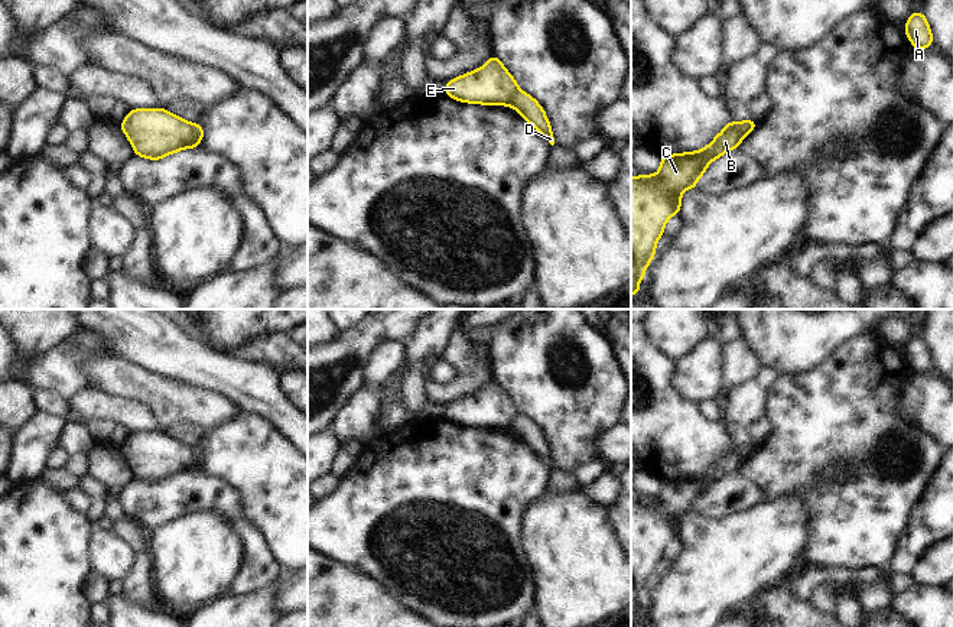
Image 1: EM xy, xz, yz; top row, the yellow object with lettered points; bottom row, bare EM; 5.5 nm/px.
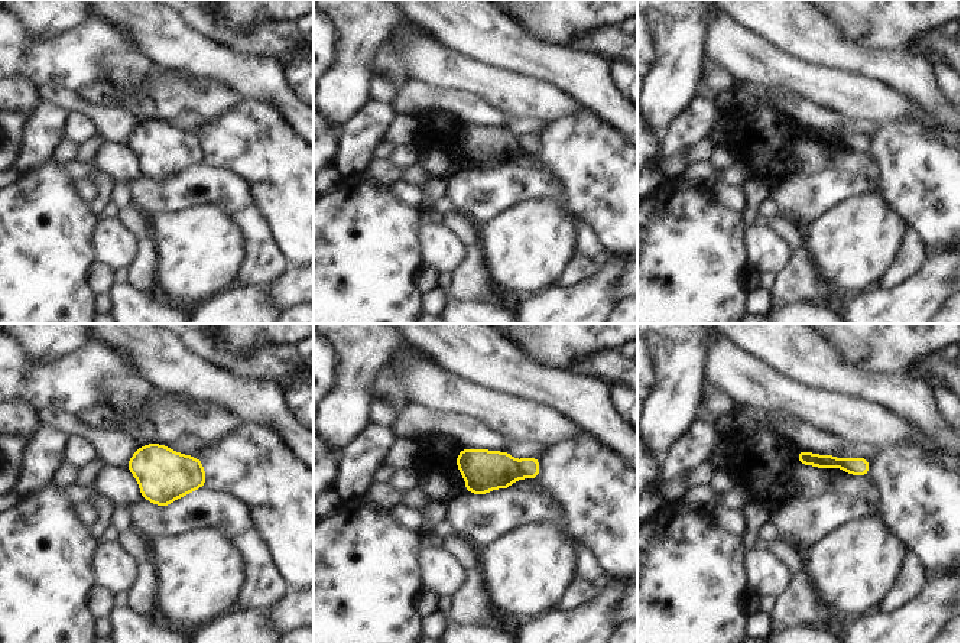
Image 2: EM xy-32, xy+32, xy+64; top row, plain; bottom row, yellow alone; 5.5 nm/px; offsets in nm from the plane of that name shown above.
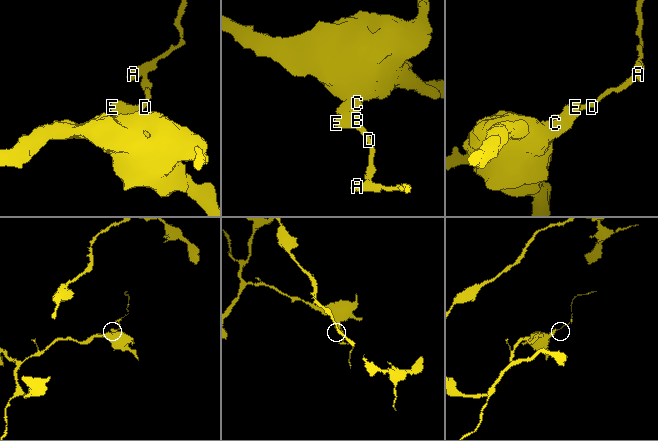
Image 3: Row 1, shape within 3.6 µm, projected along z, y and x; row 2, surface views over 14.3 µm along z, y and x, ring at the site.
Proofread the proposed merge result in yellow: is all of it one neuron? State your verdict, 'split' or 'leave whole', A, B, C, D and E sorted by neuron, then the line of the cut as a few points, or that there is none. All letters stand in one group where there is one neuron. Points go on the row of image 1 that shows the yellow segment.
split; A D / B C E; cut in xy along (191, 123), (199, 140)

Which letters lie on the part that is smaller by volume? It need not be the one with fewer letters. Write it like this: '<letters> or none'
A, D

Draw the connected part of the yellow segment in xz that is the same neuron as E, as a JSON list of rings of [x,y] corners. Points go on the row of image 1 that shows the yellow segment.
[[[491,56],[479,69],[446,82],[445,94],[452,100],[487,105],[510,105],[518,84],[497,56]]]

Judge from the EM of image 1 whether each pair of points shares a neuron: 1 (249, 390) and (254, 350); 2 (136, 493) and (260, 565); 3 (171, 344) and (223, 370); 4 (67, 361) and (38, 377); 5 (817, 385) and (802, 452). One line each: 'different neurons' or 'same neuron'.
1: different neurons
2: same neuron
3: same neuron
4: same neuron
5: same neuron

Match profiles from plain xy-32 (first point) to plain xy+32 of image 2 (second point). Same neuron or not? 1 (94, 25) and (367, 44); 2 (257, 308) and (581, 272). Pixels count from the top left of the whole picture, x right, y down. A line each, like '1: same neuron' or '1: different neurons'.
1: different neurons
2: different neurons

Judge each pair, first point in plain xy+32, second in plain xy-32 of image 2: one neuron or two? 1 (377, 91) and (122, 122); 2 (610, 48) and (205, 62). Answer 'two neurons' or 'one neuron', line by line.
1: one neuron
2: two neurons

